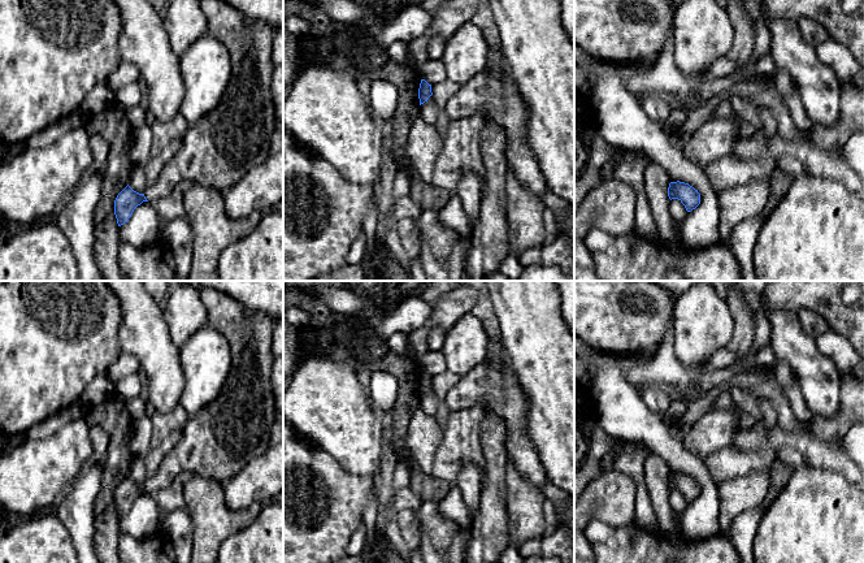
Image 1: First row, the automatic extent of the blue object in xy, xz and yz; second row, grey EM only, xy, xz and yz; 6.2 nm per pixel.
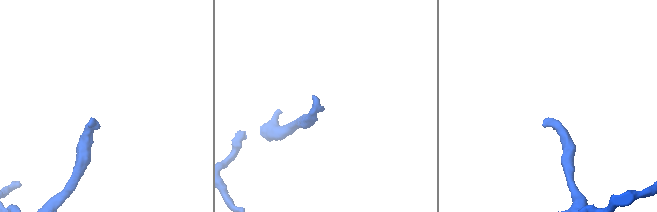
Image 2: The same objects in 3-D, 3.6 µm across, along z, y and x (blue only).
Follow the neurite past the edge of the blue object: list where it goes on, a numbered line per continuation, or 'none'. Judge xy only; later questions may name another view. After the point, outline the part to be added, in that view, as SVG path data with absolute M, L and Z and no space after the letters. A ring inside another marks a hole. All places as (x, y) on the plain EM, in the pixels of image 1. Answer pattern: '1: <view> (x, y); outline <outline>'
1: xy (220, 440); outline M203 287L199 293L208 313L208 325L230 343L231 368L218 397L188 417L178 445L168 450L160 467L148 475L144 488L151 494L169 486L175 476L186 472L226 482L269 449L272 429L277 423L272 389L274 320L212 287Z

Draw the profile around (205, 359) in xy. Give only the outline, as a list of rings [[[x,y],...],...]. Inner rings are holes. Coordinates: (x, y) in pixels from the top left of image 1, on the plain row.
[[[205,325],[179,351],[186,381],[179,404],[192,416],[218,397],[231,368],[230,343]]]

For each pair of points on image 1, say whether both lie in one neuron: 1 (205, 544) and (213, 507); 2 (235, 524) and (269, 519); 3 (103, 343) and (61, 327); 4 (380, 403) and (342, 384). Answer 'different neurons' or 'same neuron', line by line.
1: same neuron
2: different neurons
3: same neuron
4: different neurons

